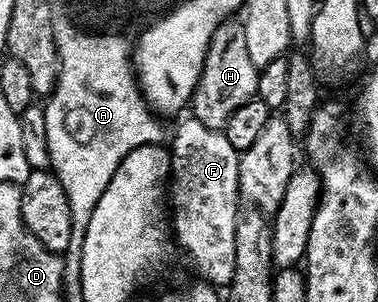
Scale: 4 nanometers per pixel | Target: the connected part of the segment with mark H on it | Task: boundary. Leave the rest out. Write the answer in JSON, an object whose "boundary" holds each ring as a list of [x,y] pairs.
{"boundary":[[[221,22],[220,27],[212,35],[212,40],[206,53],[204,68],[198,77],[198,85],[194,89],[190,104],[191,118],[198,120],[202,125],[206,125],[206,129],[214,129],[215,131],[223,131],[224,126],[230,121],[230,117],[234,117],[234,113],[238,109],[242,109],[242,105],[246,105],[246,101],[256,98],[258,77],[260,76],[254,61],[250,61],[250,52],[246,49],[246,33],[244,32],[243,22],[228,22]]]}

